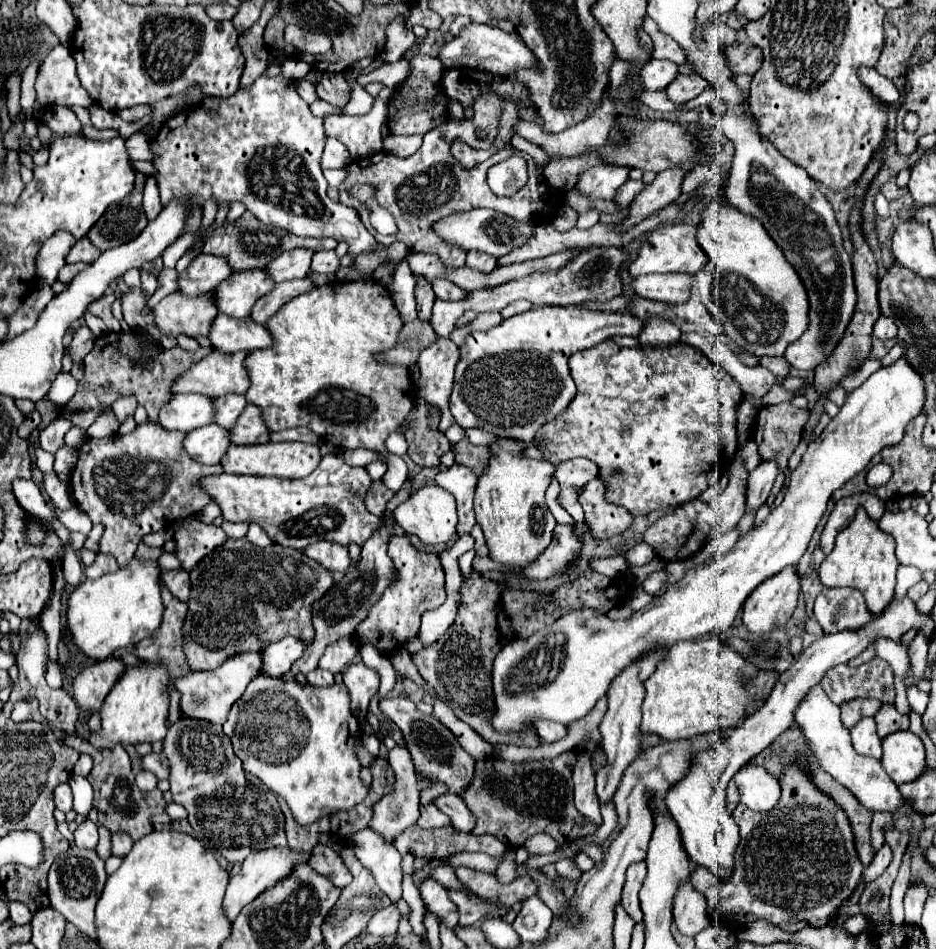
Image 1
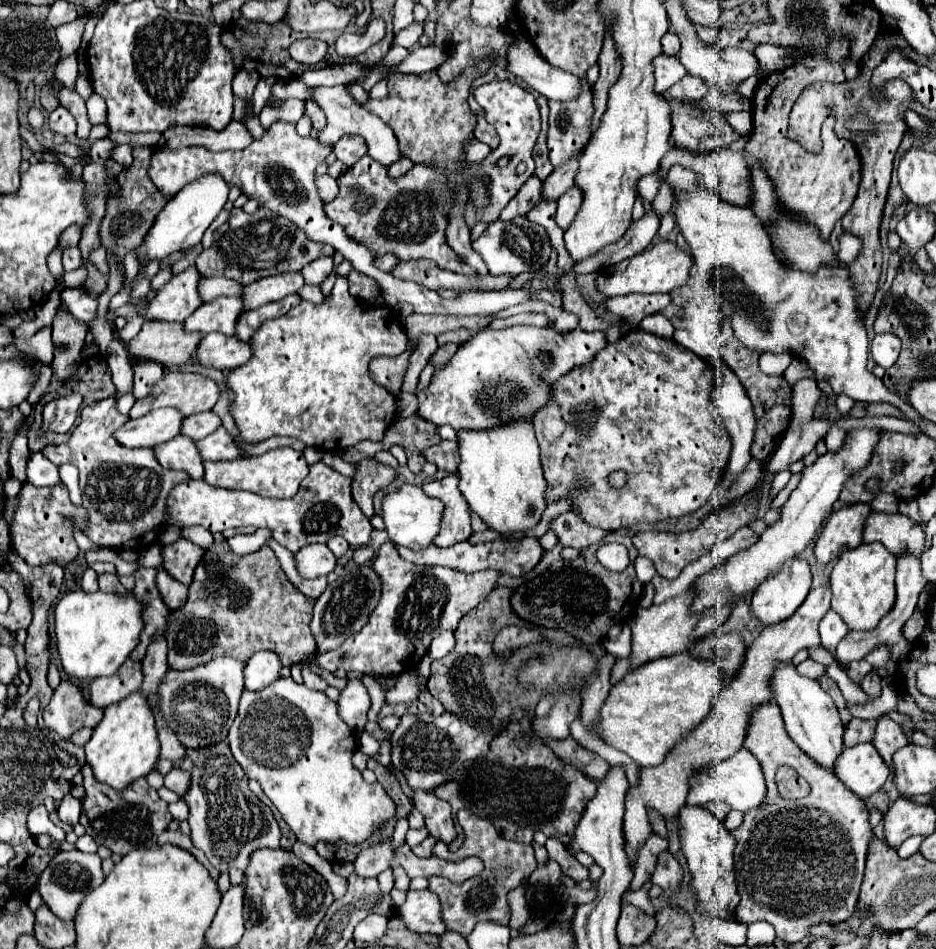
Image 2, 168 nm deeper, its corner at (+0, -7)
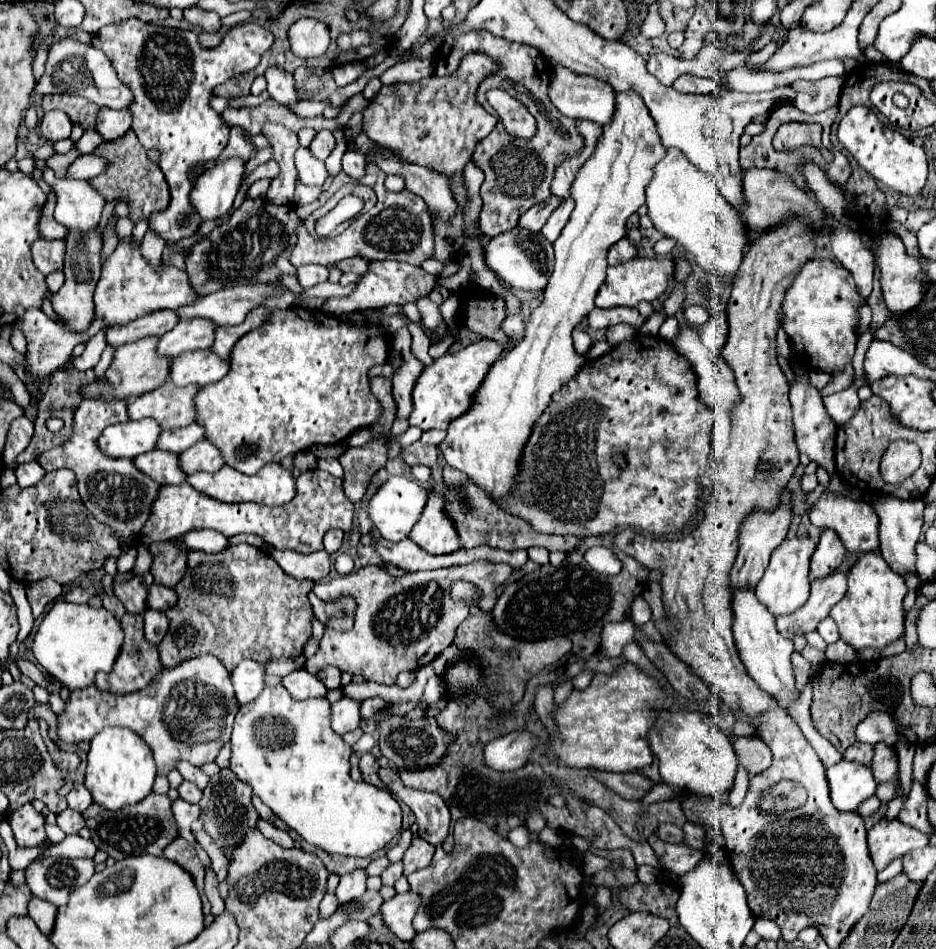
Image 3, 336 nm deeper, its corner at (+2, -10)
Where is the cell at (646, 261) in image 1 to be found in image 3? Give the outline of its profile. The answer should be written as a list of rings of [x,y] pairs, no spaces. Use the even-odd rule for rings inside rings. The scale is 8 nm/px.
[[[635,257],[627,263],[607,267],[607,279],[595,297],[595,305],[599,309],[613,309],[613,307],[635,307],[641,301],[651,303],[667,291],[671,277],[673,277],[673,261],[665,257],[655,257],[655,259]]]

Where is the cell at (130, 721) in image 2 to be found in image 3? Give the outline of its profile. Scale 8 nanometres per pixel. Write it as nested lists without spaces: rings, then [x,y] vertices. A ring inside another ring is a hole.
[[[107,727],[93,741],[87,753],[87,771],[83,785],[91,791],[93,803],[107,811],[119,811],[125,805],[139,803],[151,793],[155,781],[153,753],[137,733],[125,727]]]

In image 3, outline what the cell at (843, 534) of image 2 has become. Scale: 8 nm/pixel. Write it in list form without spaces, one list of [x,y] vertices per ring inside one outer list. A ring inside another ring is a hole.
[[[825,529],[821,533],[821,539],[817,543],[815,553],[811,555],[811,563],[809,563],[809,581],[817,581],[817,579],[825,579],[829,577],[829,573],[833,573],[845,555],[845,547],[841,543],[841,539],[831,531]]]

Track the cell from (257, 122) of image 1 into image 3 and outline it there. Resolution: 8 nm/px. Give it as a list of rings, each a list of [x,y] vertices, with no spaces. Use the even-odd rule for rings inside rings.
[[[232,126],[229,145],[225,147],[225,151],[221,153],[219,159],[227,159],[227,157],[243,157],[243,159],[249,159],[253,153],[255,153],[255,149],[241,137],[241,127]]]

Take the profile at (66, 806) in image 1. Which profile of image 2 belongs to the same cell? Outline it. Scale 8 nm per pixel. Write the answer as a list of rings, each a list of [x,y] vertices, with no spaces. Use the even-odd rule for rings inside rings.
[[[69,794],[67,798],[63,798],[63,800],[61,800],[61,804],[59,804],[59,808],[57,808],[57,814],[59,814],[61,822],[75,826],[75,824],[79,822],[81,802],[79,802],[75,796],[71,796],[71,794]]]

